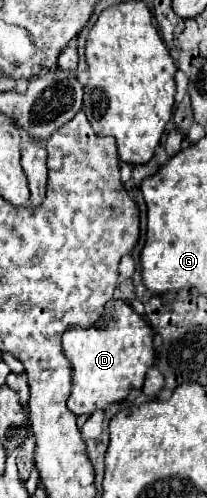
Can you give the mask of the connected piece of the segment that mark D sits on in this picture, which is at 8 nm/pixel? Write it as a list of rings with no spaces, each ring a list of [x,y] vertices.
[[[110,300],[96,326],[66,330],[62,336],[62,348],[72,364],[72,394],[68,398],[68,410],[76,416],[90,416],[112,402],[124,400],[130,390],[140,390],[148,368],[154,364],[152,332],[144,324],[144,318],[124,300]]]

